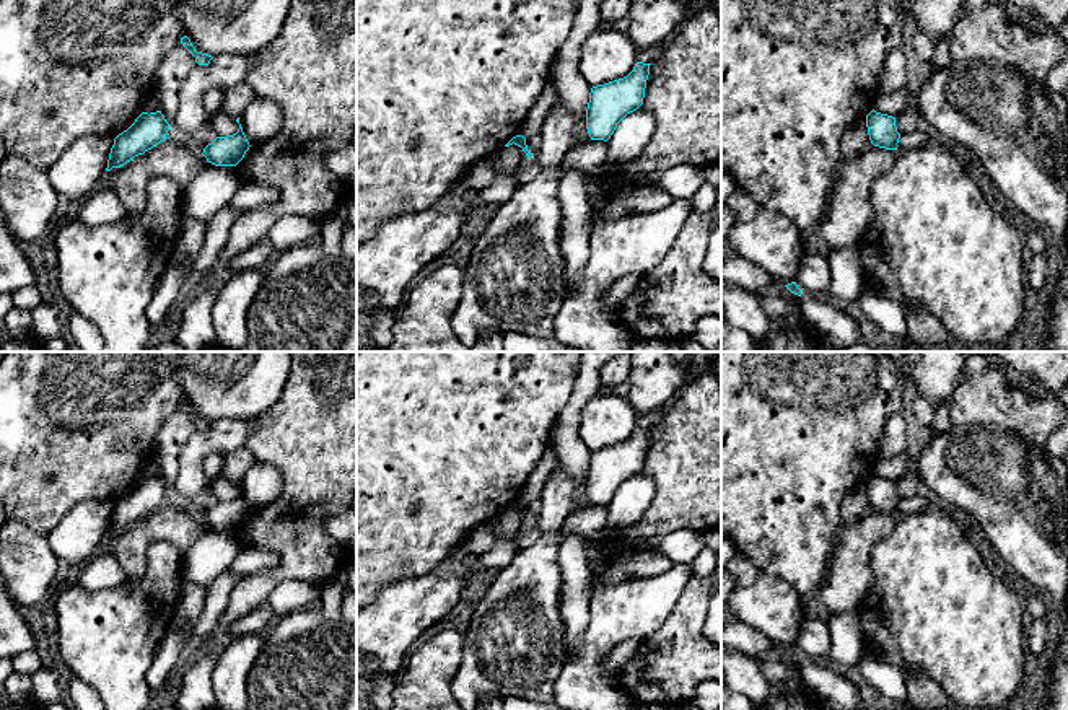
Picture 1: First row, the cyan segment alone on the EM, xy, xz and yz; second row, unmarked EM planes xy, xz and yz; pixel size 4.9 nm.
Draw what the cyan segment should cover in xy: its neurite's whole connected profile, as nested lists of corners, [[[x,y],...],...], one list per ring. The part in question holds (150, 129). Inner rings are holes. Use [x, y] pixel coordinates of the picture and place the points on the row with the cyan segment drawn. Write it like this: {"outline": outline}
{"outline": [[[161,111],[142,112],[127,130],[114,138],[106,171],[120,168],[135,156],[164,142],[169,127]]]}

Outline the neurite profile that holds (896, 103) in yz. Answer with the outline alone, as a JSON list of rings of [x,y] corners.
[[[905,85],[899,91],[894,91],[887,96],[878,96],[873,103],[873,109],[876,112],[887,114],[892,117],[897,117],[905,111],[918,112],[917,88],[910,88],[908,85]]]

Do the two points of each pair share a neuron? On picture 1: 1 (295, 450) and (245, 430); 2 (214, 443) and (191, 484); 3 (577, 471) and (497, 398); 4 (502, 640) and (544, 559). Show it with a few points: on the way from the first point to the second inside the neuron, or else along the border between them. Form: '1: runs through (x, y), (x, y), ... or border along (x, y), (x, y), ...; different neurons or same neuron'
1: border along (253, 420), (253, 430), (241, 445); different neurons
2: runs through (202, 450), (191, 461), (191, 473); same neuron
3: border along (565, 403), (549, 438); different neurons
4: runs through (518, 621), (521, 603), (533, 578); same neuron

